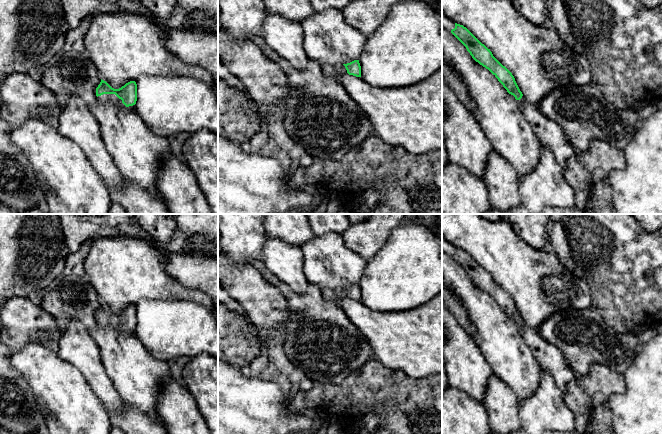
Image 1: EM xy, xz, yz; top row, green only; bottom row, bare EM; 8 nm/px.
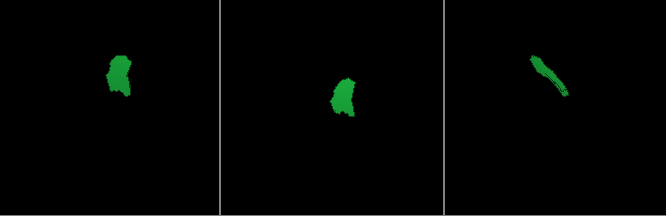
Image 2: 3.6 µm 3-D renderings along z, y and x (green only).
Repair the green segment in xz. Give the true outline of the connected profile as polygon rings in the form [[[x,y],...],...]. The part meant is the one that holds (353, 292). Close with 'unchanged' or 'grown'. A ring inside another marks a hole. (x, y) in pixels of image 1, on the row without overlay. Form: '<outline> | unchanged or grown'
[[[359,284],[347,288],[322,289],[323,298],[332,303],[338,303],[343,298],[361,301],[361,290]]] | grown

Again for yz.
[[[442,237],[442,252],[450,255],[466,271],[472,282],[488,293],[507,316],[515,321],[540,368],[550,373],[557,387],[565,392],[568,383],[577,374],[567,364],[561,351],[547,342],[538,330],[531,329],[523,321],[512,297],[466,251],[455,247]]] | grown

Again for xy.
[[[101,303],[96,312],[96,320],[99,326],[122,329],[134,333],[137,325],[137,308],[135,305],[130,305],[121,312],[114,313]]] | grown

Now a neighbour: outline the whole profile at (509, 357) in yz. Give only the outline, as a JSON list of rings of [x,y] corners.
[[[443,252],[442,284],[452,291],[453,296],[459,300],[465,308],[470,321],[476,328],[473,339],[479,346],[493,374],[506,383],[513,390],[518,399],[526,399],[530,397],[539,386],[541,368],[530,348],[521,336],[515,321],[507,316],[495,299],[472,282],[466,271],[450,255]]]

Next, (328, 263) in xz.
[[[342,234],[315,235],[301,247],[304,273],[309,283],[321,289],[347,288],[359,284],[367,260],[349,249]]]

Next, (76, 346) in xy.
[[[72,319],[62,331],[58,356],[74,365],[108,411],[118,412],[122,399],[107,375],[100,349],[81,320]]]

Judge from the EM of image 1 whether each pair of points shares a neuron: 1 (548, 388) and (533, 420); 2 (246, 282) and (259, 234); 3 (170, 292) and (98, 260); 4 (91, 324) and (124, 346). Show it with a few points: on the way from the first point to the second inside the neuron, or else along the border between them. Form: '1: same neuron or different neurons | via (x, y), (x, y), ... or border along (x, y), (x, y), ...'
1: same neuron | via (548, 396), (546, 407), (541, 412)
2: different neurons | border along (228, 259), (233, 264), (251, 265)
3: same neuron | via (152, 281), (136, 270), (122, 270), (116, 267)
4: different neurons | border along (98, 325), (89, 331)

